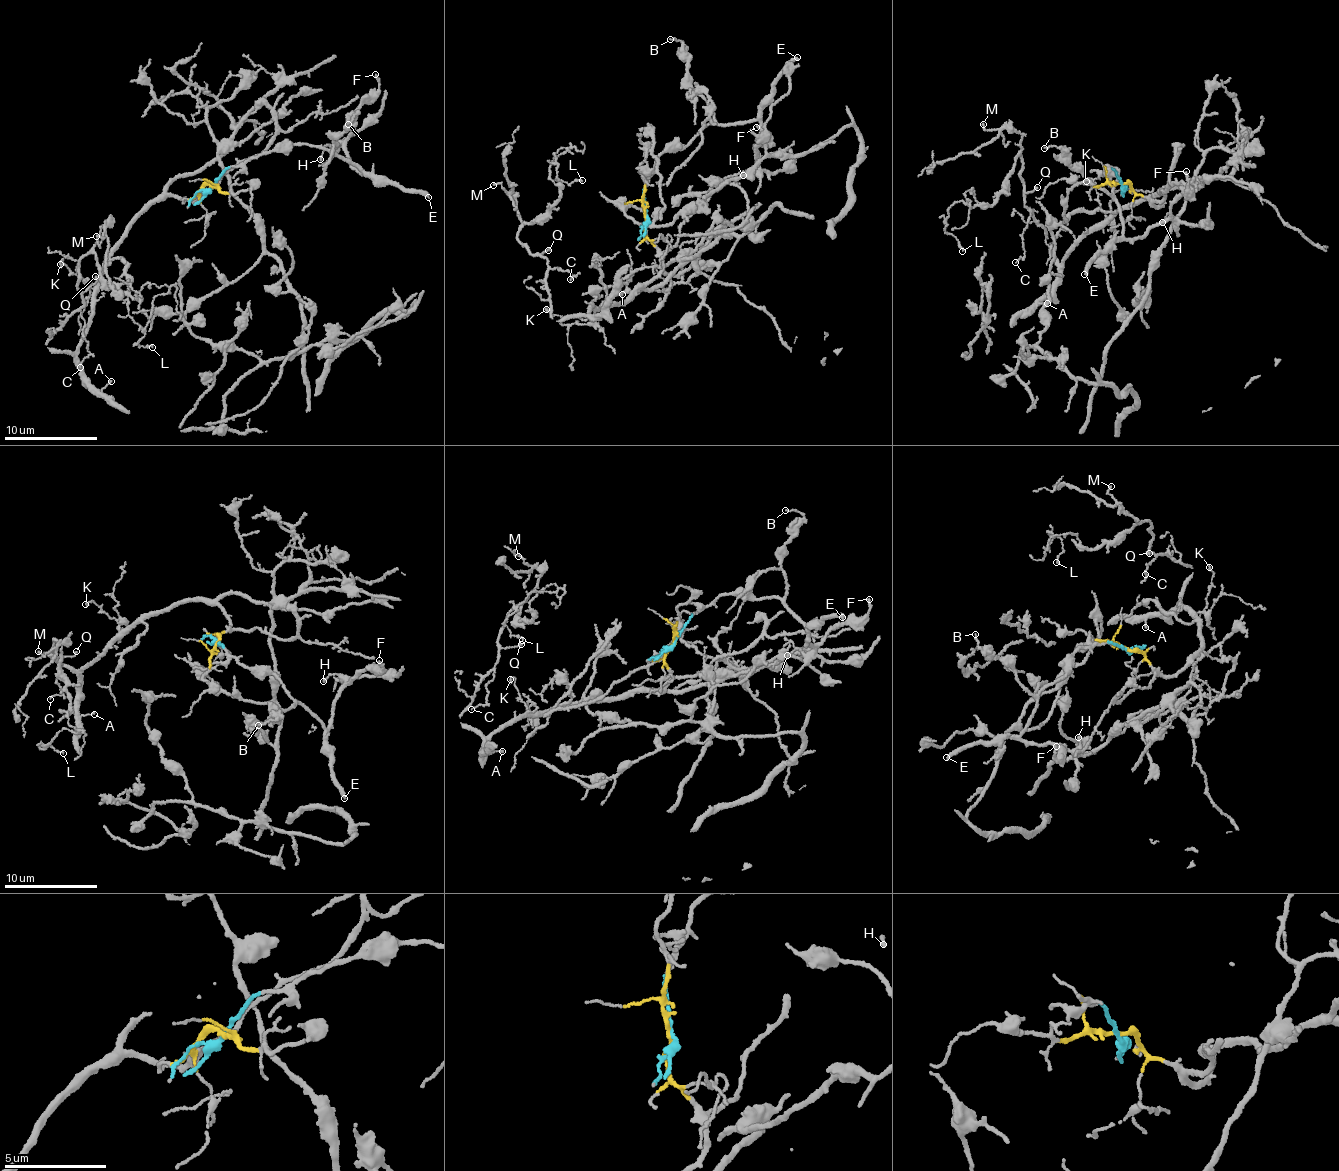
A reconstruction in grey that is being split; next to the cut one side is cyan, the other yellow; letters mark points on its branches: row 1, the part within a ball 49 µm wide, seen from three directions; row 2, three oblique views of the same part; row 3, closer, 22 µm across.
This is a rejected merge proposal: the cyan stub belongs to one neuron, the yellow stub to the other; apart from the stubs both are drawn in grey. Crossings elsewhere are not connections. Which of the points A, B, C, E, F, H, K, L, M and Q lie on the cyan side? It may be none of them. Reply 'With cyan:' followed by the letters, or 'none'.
With cyan: B, E, F, H

